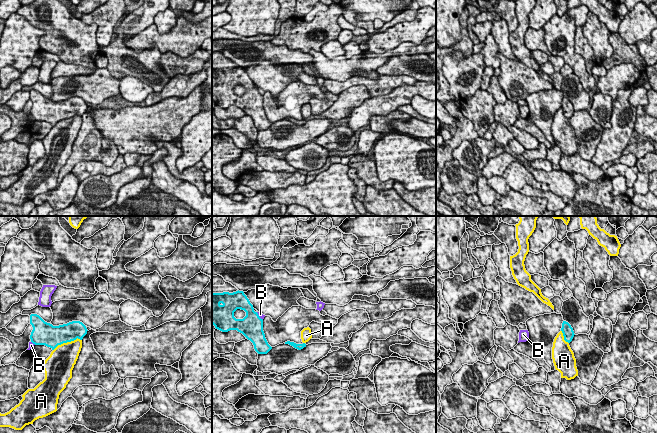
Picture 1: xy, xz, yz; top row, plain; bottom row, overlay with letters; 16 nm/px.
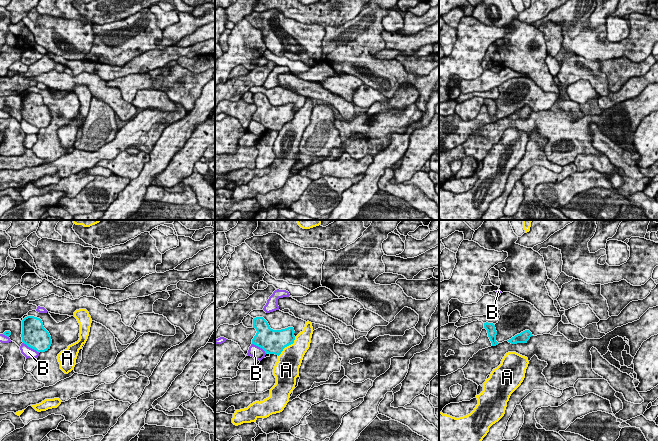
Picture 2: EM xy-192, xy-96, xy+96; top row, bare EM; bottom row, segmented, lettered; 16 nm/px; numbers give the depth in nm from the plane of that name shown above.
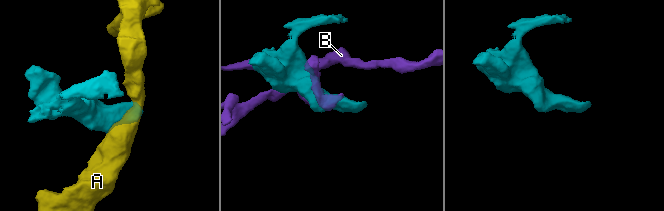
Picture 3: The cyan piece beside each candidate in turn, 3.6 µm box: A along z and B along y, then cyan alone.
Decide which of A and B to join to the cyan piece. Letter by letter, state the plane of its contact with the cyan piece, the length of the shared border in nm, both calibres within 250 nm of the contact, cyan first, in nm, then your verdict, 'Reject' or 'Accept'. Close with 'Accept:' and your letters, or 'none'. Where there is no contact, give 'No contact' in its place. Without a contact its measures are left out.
A: Touches cyan in xy. Shared border 500 nm. Thickness 320 nm (cyan) against 400 nm. Reject
B: Touches cyan in xz. Shared border 160 nm. Thickness 380 nm (cyan) against 70 nm. Reject
Accept: none

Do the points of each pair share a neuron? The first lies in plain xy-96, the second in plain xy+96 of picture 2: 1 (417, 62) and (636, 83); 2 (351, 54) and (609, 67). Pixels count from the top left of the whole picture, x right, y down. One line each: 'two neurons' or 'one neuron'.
1: two neurons
2: two neurons

